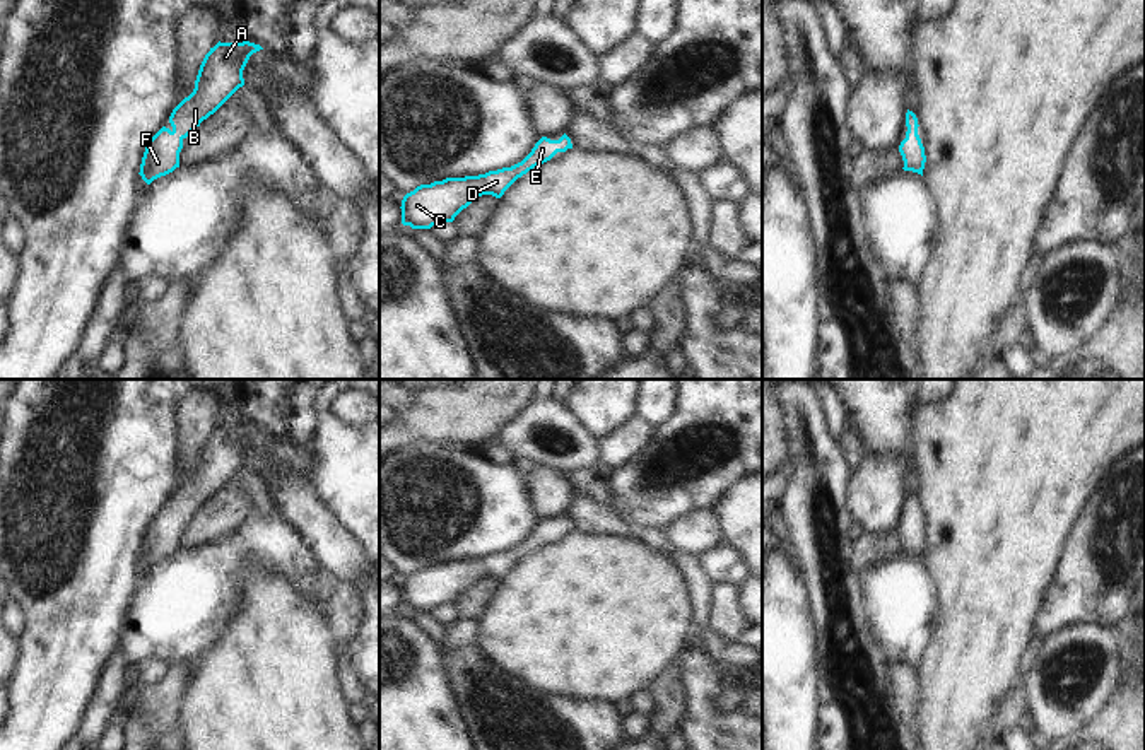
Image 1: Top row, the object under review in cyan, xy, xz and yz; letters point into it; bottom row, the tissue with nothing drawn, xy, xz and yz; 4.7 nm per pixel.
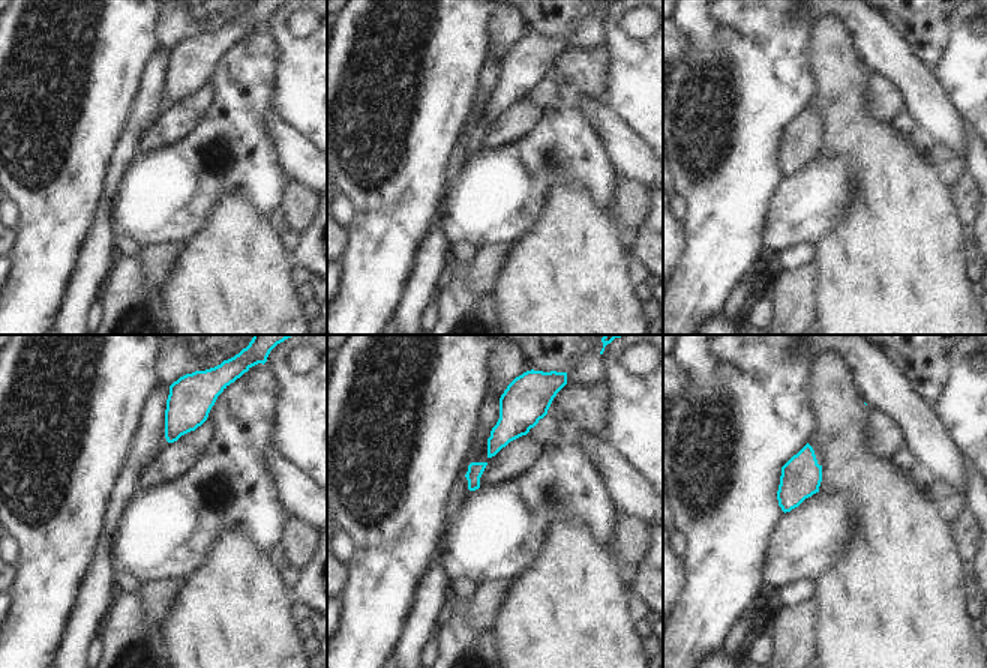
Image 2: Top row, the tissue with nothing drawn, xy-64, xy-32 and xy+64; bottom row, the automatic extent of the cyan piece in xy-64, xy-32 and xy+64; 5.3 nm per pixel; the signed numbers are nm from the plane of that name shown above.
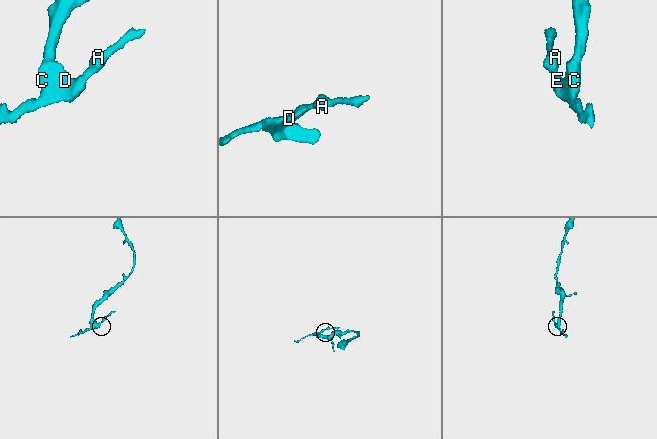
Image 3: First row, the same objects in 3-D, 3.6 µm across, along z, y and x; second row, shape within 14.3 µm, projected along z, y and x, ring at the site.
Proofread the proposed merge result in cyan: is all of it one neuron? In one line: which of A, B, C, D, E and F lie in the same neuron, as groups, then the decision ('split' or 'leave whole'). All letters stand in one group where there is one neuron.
groups A B C D E F; leave whole

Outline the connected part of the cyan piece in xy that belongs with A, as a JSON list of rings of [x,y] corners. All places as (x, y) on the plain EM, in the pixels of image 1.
[[[219,424],[210,431],[200,448],[193,475],[169,499],[173,511],[162,509],[145,530],[138,557],[147,567],[179,550],[183,523],[244,468],[243,453],[250,439],[260,432],[263,432],[260,427],[250,424]]]

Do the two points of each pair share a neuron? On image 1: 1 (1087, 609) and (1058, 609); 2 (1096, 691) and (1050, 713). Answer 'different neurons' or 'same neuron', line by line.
1: same neuron
2: same neuron

